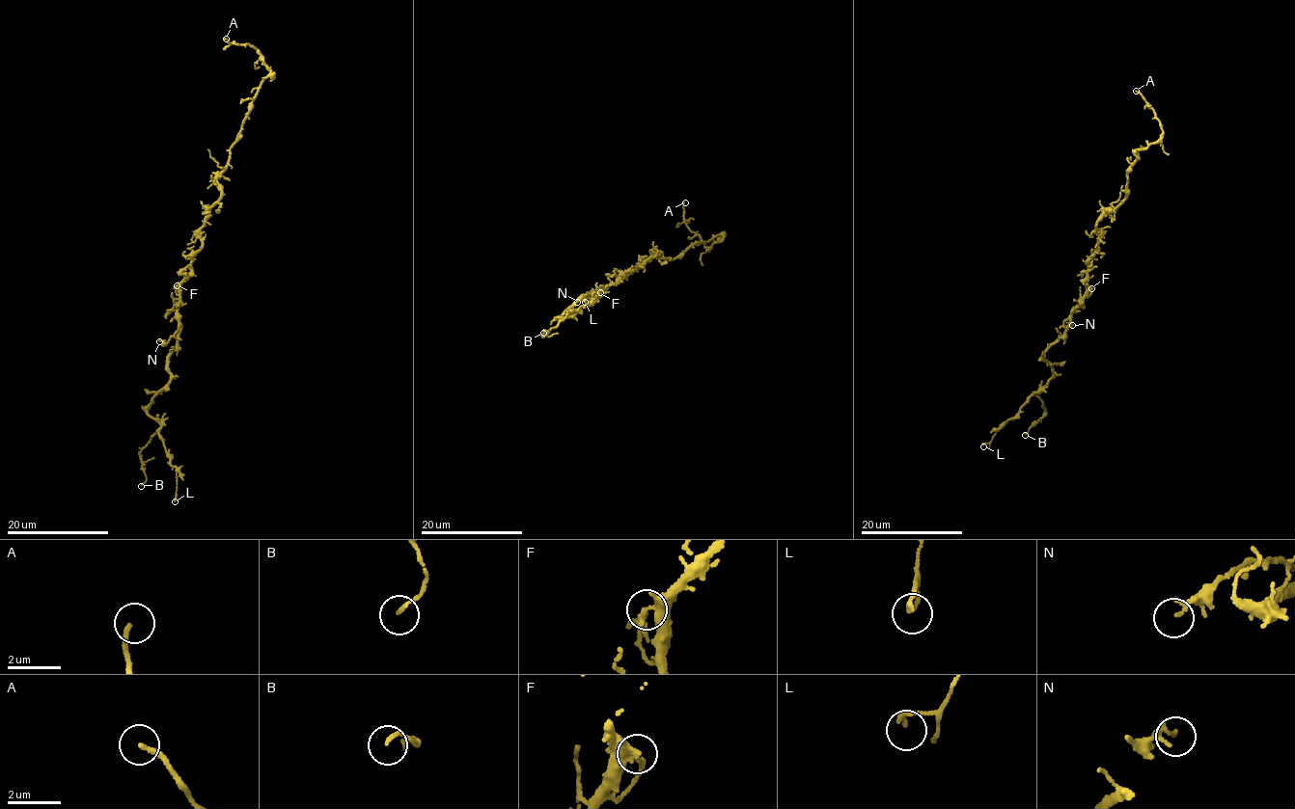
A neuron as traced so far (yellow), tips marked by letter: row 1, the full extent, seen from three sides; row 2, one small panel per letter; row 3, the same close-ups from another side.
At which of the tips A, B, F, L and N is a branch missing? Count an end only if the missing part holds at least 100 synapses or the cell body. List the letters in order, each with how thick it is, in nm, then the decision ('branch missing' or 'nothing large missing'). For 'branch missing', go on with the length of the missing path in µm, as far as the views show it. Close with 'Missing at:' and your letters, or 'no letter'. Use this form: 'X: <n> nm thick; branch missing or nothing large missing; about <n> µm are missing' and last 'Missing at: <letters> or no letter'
A: 180 nm thick; branch missing; about 20 µm are missing
B: 120 nm thick; nothing large missing
F: 140 nm thick; nothing large missing
L: 140 nm thick; nothing large missing
N: 140 nm thick; nothing large missing
Missing at: A

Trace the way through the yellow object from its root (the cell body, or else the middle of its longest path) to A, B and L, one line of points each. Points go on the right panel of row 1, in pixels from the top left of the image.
A: (1088, 262), (1098, 245), (1096, 222), (1125, 198), (1127, 172), (1136, 150), (1155, 143), (1163, 131), (1136, 91)
B: (1088, 262), (1083, 304), (1071, 314), (1065, 337), (1042, 355), (1054, 375), (1035, 392), (1045, 412), (1025, 435)
L: (1088, 262), (1087, 295), (1083, 304), (1071, 314), (1065, 337), (1050, 345), (1042, 355), (1054, 375), (983, 446)

